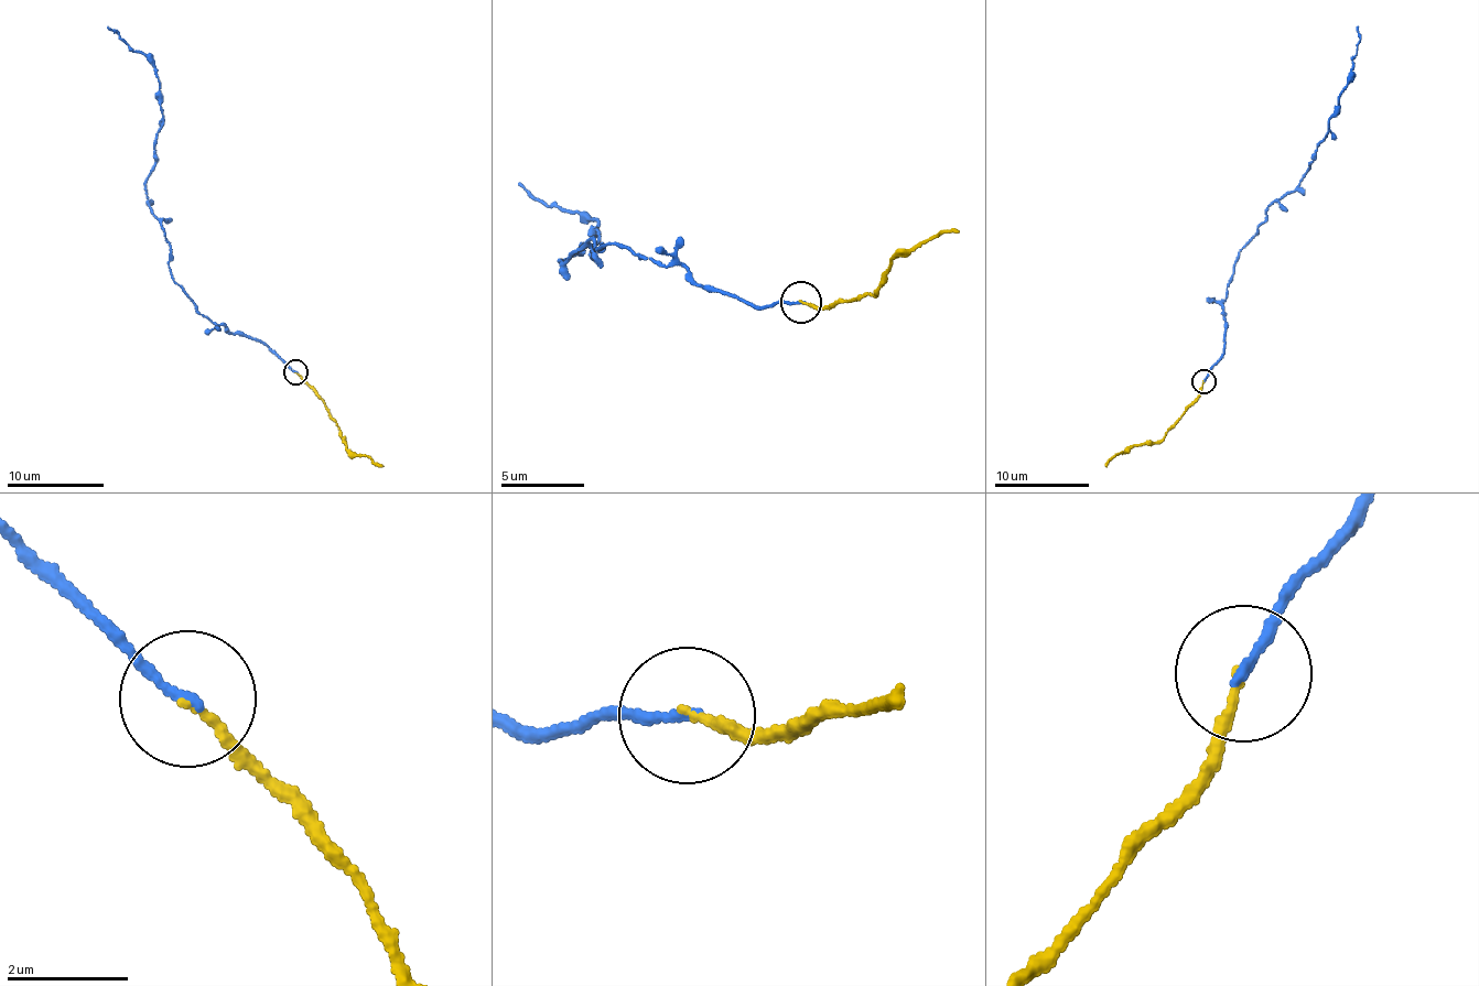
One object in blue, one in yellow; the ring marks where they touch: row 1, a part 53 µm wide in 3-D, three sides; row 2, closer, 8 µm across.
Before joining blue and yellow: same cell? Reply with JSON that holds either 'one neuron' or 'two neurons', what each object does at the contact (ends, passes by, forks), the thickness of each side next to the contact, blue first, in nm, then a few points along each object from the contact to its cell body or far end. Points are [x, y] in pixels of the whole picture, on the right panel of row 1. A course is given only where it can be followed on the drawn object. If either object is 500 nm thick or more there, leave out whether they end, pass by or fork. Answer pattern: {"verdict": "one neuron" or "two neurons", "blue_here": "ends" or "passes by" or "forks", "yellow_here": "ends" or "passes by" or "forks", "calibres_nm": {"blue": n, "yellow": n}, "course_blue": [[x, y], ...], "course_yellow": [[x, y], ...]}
{"verdict": "one neuron", "blue_here": "ends", "yellow_here": "ends", "calibres_nm": {"blue": 180, "yellow": 120}, "course_blue": [[1205, 381], [1222, 353], [1221, 304], [1233, 263], [1264, 210], [1291, 193], [1314, 161], [1351, 72], [1358, 25]], "course_yellow": [[1205, 382], [1158, 441], [1146, 442], [1104, 465]]}

